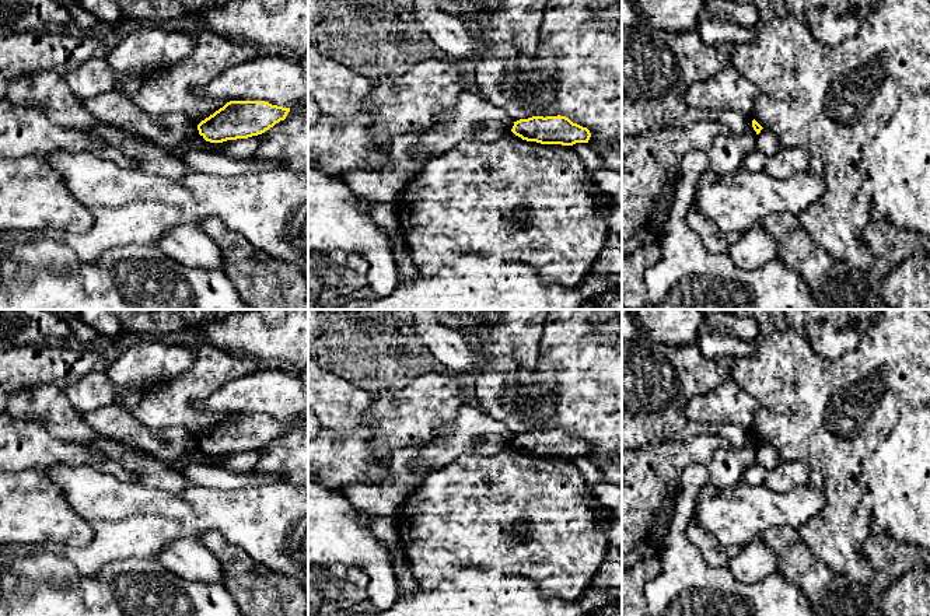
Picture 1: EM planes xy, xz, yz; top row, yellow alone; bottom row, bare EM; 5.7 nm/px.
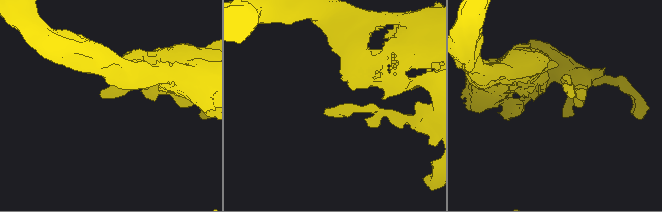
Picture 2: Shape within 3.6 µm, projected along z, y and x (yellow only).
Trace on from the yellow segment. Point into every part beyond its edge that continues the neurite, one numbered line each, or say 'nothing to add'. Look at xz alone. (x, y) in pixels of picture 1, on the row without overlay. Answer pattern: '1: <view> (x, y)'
nothing to add

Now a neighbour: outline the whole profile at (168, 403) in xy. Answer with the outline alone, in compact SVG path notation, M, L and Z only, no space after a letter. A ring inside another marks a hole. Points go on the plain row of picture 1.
M182 333L168 339L195 349L196 357L178 377L147 386L130 414L153 431L183 427L199 438L227 416L195 405L209 399L225 382L263 368L263 363L218 349L206 339Z

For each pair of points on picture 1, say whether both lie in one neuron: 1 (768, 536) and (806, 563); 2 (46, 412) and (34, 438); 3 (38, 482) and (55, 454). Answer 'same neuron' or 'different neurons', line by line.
1: same neuron
2: different neurons
3: different neurons

